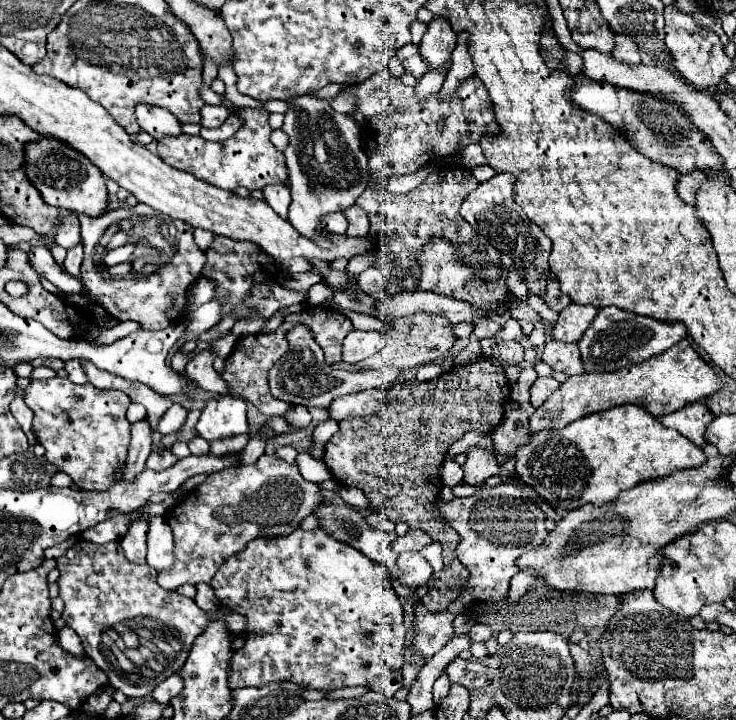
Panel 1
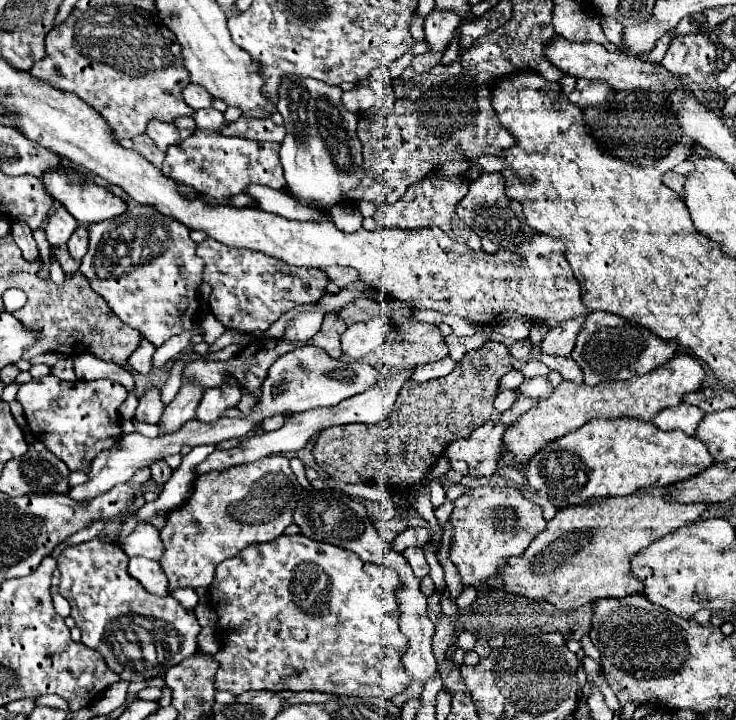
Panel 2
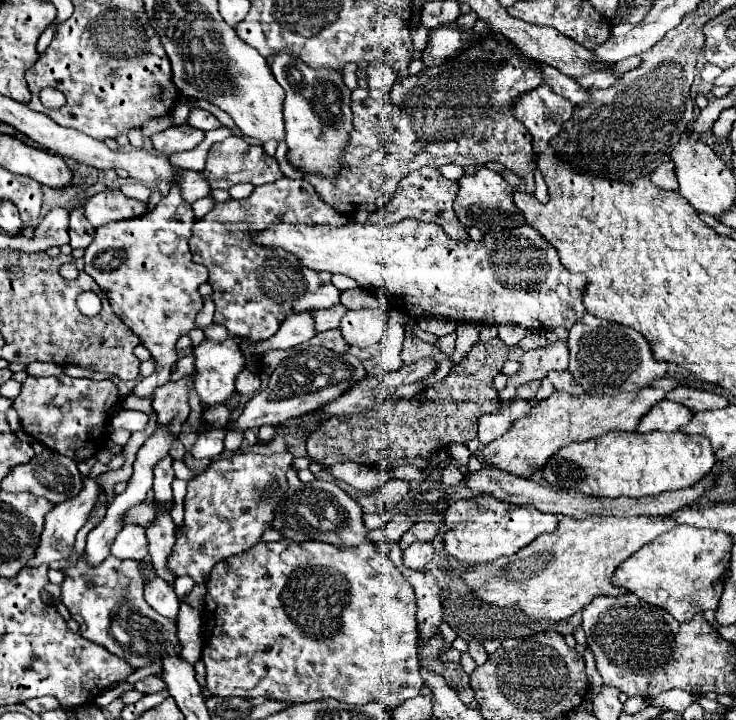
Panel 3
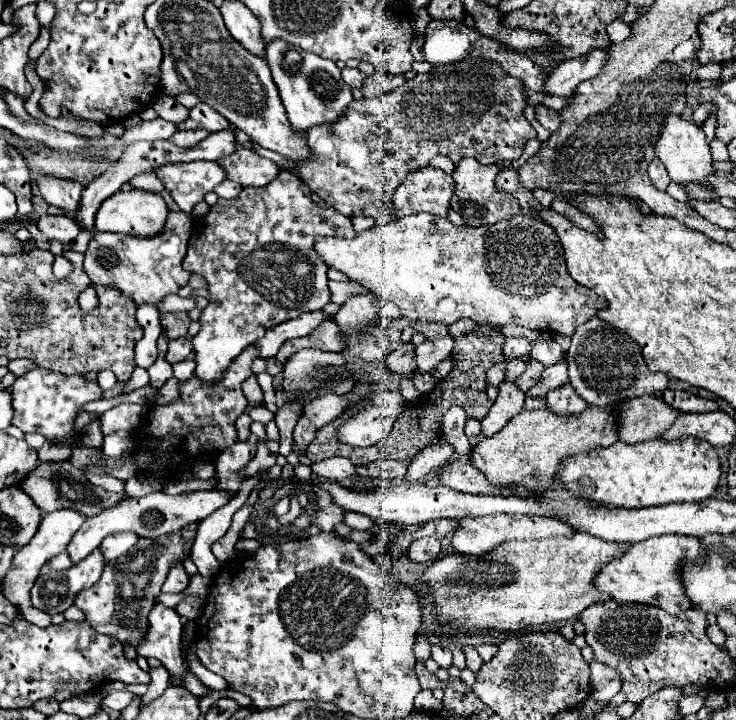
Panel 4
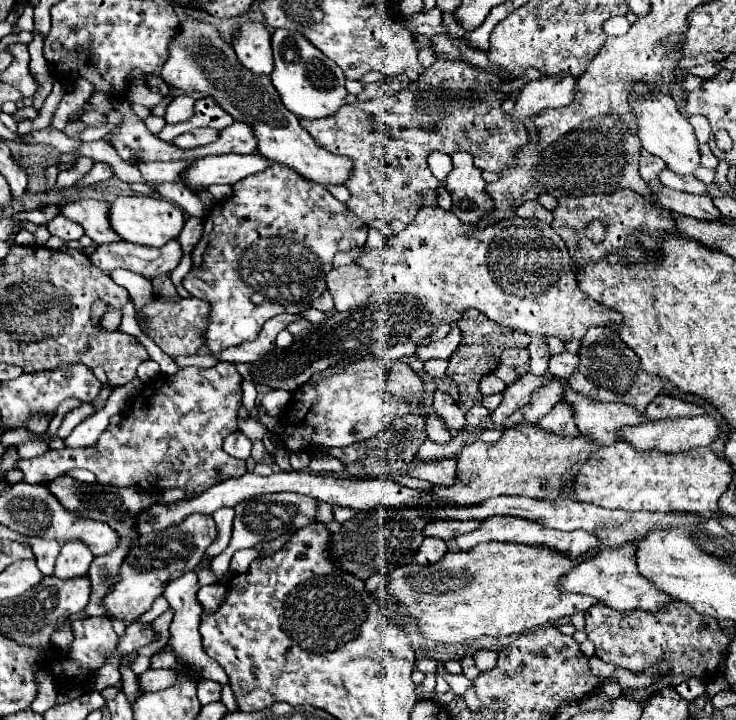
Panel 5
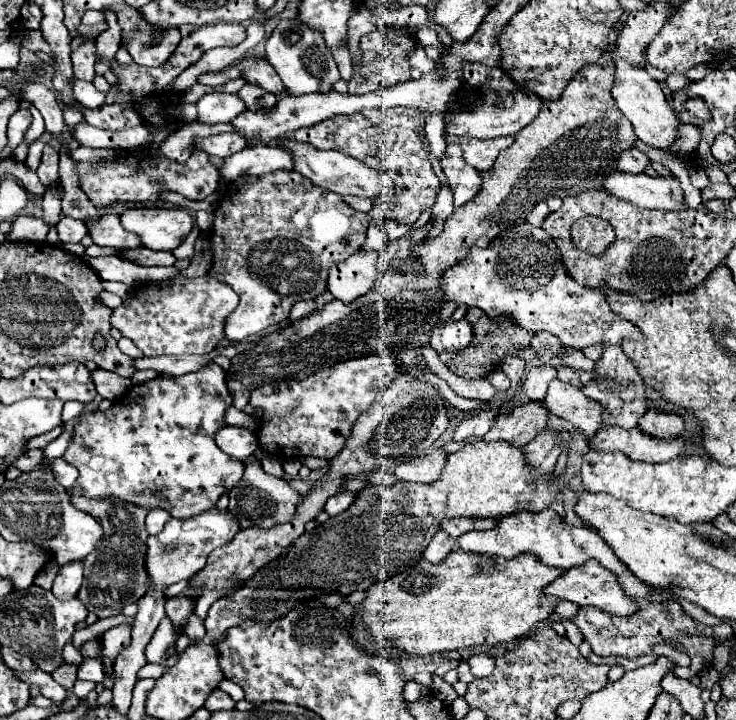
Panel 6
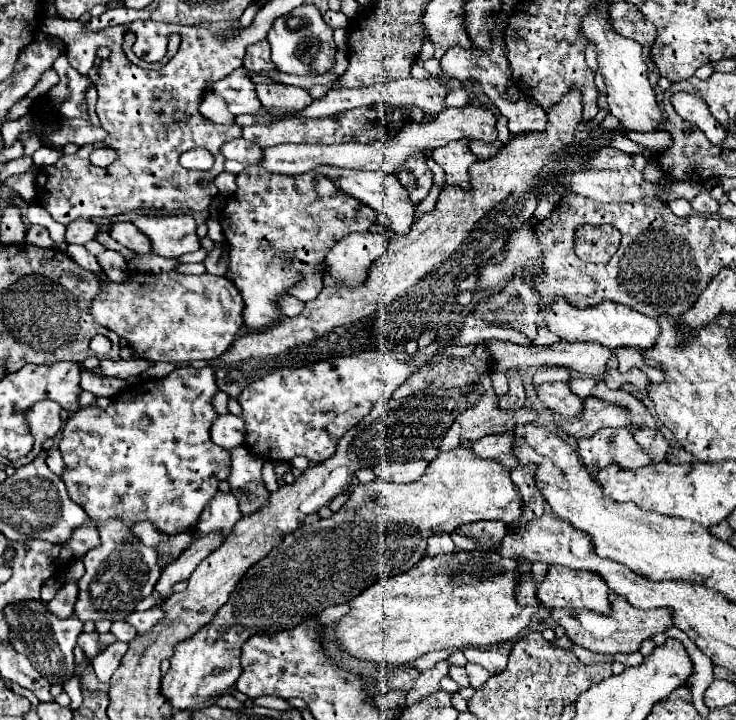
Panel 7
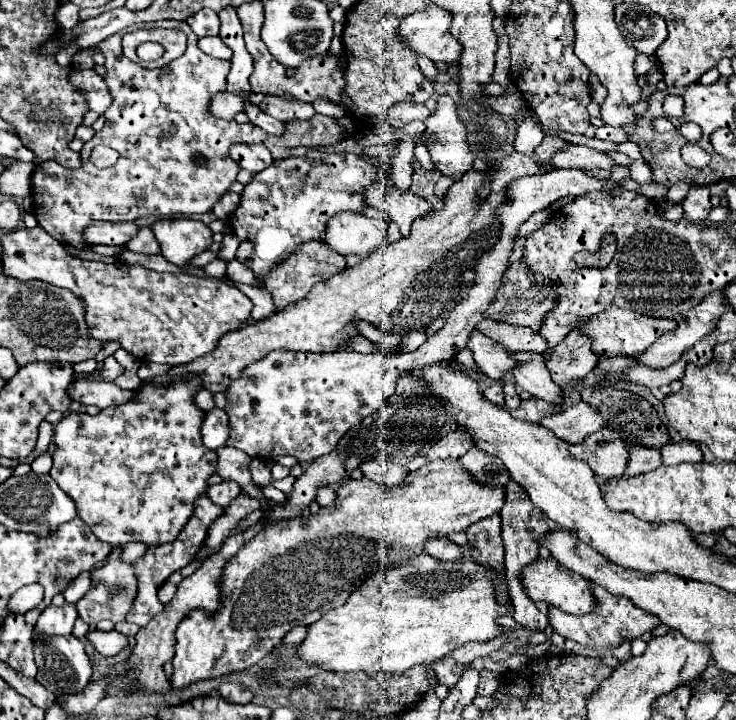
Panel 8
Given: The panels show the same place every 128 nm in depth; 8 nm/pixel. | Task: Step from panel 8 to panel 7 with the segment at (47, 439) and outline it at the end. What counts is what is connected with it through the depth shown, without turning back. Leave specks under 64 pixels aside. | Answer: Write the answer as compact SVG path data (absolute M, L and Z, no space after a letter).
M51 400L37 402L25 413L25 421L34 436L34 446L26 454L26 458L18 460L18 466L24 466L36 458L36 454L42 450L42 442L50 436L56 436L56 432L62 427L60 416L61 407Z

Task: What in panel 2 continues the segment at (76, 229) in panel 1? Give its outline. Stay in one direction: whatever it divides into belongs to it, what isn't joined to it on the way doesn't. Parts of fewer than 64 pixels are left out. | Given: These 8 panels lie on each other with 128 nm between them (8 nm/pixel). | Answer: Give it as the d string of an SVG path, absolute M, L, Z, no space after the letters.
M58 208L56 212L52 212L48 224L46 224L46 240L52 246L62 246L70 240L72 232L78 228L76 218L72 218L72 214L68 214L68 210Z

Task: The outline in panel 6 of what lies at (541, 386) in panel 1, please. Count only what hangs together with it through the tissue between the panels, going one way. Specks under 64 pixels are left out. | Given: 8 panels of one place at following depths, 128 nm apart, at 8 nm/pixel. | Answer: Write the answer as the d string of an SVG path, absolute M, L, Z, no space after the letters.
M536 332L534 338L530 340L530 346L536 350L538 360L540 360L542 364L548 364L548 362L552 362L552 358L558 354L558 350L560 350L560 340L558 340L554 334L548 334L548 332Z

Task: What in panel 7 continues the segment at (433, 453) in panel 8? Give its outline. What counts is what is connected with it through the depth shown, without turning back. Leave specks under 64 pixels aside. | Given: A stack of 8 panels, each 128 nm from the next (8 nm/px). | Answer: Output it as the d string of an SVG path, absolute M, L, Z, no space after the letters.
M486 372L486 374L480 377L480 383L485 391L484 396L482 396L472 408L468 408L464 414L460 414L460 416L454 420L454 424L446 430L446 434L444 434L444 438L442 438L442 444L440 444L440 450L442 450L442 452L444 452L444 450L454 450L456 446L460 446L460 444L466 442L466 440L472 440L472 442L474 442L474 440L484 438L484 436L488 436L488 434L500 434L500 432L510 430L510 428L514 428L514 426L520 426L520 424L528 424L528 422L536 422L536 420L538 420L538 414L532 412L532 410L526 410L526 408L521 408L516 411L498 410L490 372Z

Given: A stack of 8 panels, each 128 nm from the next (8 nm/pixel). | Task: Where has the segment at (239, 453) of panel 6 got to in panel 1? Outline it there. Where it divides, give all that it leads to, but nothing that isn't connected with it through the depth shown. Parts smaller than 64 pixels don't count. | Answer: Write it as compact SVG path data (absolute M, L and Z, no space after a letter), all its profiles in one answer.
M262 454L250 466L238 466L238 468L214 472L206 478L204 484L200 484L194 492L184 496L174 508L168 510L166 518L168 518L168 524L172 526L174 540L176 540L176 566L172 566L172 570L158 572L158 582L166 590L176 590L182 584L192 584L192 578L210 582L214 574L220 570L220 566L232 554L242 552L248 542L260 536L278 538L278 536L292 534L296 528L300 528L302 520L308 514L312 514L312 510L320 504L322 504L322 488L314 482L304 480L296 464L288 464L276 458L274 454Z

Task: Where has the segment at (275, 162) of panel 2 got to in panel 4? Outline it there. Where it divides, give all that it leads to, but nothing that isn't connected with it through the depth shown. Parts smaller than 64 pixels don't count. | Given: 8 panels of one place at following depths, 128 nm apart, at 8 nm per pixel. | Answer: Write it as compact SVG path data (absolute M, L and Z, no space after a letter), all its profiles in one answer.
M236 144L236 150L220 158L218 164L224 170L226 178L240 186L266 186L280 172L280 168L272 160L258 156L242 144Z

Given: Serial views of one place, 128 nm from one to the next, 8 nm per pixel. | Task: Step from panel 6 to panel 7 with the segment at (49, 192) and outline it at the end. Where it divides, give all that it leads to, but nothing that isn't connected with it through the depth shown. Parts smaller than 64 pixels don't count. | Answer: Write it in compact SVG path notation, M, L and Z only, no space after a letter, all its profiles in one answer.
M32 226L26 234L26 242L40 246L40 248L52 248L54 246L54 240L50 238L48 228L44 228L44 226Z

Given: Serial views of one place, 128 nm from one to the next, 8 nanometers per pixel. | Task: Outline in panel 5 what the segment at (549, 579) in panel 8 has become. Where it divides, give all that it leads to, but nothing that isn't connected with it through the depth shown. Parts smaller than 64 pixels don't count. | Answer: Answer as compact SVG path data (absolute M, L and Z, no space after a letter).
M622 544L618 548L602 546L594 558L580 562L572 570L572 574L564 576L560 580L560 588L568 590L568 592L580 592L580 594L594 596L602 604L606 604L614 610L620 610L620 612L628 612L628 610L636 610L636 608L648 610L648 612L662 610L664 606L668 606L672 602L672 598L638 572L636 548L638 548L636 544Z

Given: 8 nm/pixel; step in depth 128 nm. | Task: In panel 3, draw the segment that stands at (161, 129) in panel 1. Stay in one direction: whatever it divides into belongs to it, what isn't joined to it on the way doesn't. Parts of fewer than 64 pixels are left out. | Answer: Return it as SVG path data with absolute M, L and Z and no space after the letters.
M188 124L172 126L172 128L152 136L152 144L154 144L156 152L162 154L162 156L170 156L170 154L176 154L176 152L192 150L202 140L204 140L204 132L196 130L196 128L188 126Z

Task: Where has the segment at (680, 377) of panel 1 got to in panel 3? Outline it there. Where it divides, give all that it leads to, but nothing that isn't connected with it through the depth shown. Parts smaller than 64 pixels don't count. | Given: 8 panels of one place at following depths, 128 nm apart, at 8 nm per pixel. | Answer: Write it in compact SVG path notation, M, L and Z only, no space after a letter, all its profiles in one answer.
M674 376L656 378L650 386L644 386L636 392L622 392L618 396L598 396L598 394L582 394L572 396L562 390L556 390L550 398L534 402L530 414L524 418L518 418L512 428L490 442L488 446L480 448L480 456L484 462L490 462L492 466L510 472L514 476L528 478L530 474L538 472L544 462L556 454L562 446L566 446L572 440L588 440L594 436L602 436L608 430L636 430L640 418L650 412L650 408L664 400L670 390L680 386L680 380Z

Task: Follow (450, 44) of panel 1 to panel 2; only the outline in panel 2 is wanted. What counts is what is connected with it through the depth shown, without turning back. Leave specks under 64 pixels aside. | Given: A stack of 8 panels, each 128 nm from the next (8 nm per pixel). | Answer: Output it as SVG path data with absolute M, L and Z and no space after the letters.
M432 10L424 22L428 52L444 52L450 40L456 36L460 24L462 18L458 14L450 10Z

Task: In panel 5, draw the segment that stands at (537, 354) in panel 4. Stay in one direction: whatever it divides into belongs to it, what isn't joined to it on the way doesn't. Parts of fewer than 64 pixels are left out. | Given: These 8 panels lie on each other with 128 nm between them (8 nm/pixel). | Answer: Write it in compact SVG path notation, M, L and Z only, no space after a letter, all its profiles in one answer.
M562 350L560 354L552 354L550 356L550 366L548 366L548 372L558 376L558 378L570 378L572 370L578 366L578 356L570 354L568 350Z

